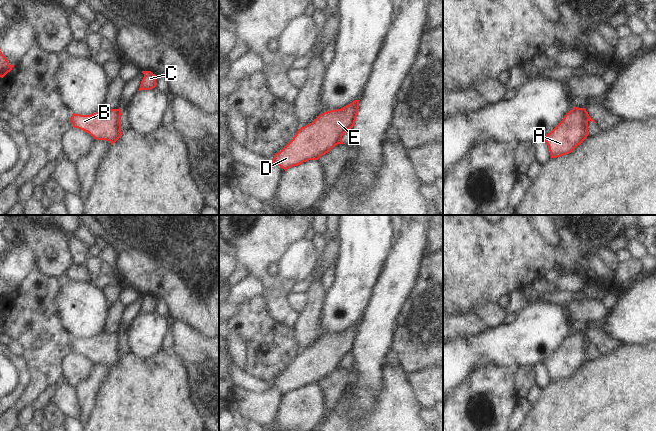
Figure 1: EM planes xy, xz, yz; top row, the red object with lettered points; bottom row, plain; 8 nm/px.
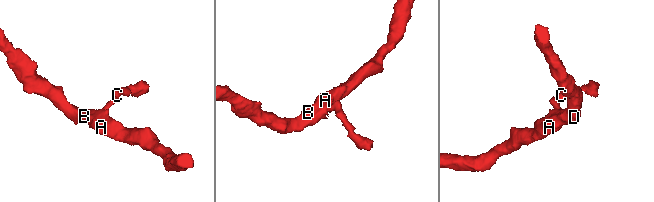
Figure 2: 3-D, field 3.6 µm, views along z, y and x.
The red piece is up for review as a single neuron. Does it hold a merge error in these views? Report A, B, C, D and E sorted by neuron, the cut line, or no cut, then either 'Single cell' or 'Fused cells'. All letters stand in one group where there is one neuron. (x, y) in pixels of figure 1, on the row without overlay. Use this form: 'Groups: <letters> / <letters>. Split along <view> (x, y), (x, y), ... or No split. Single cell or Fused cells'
Groups: A B D E / C. Split along yz (578, 332), (584, 335), (586, 360). Fused cells.

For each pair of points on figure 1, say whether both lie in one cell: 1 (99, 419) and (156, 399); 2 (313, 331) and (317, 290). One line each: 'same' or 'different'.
1: same
2: same

